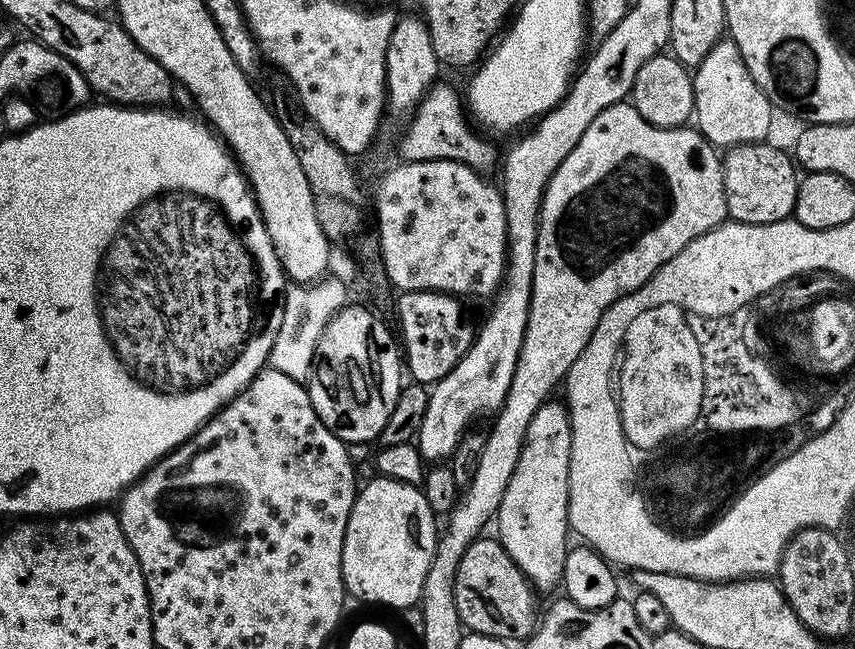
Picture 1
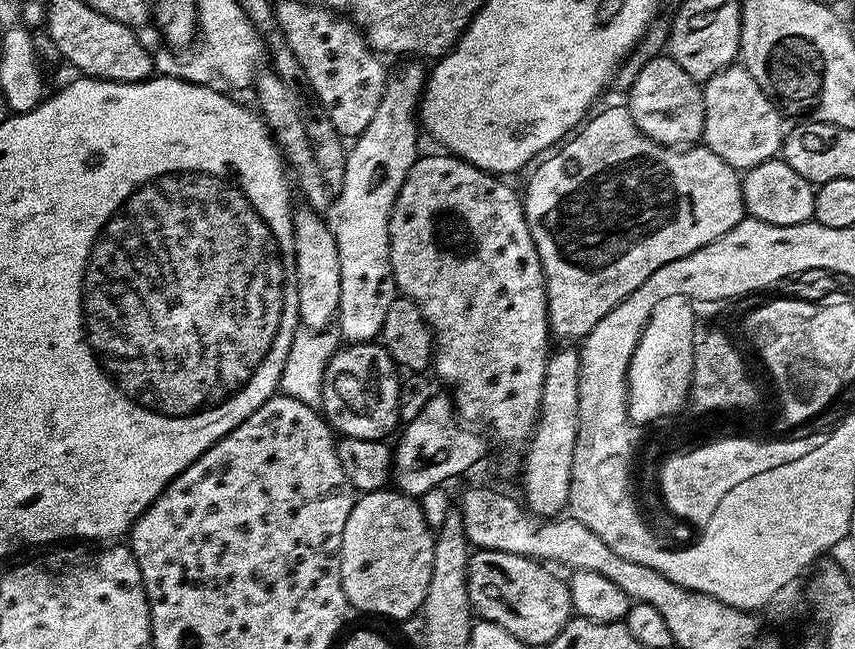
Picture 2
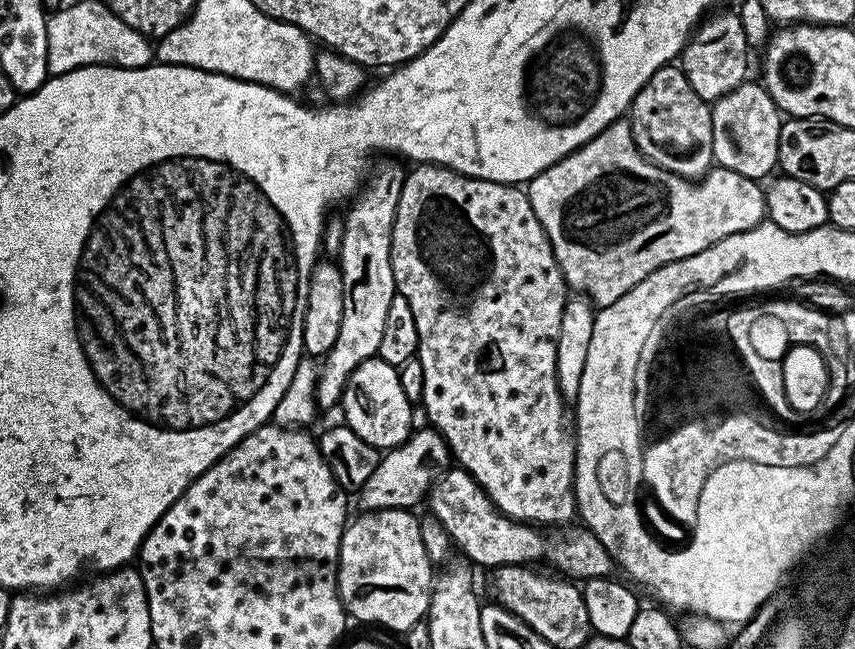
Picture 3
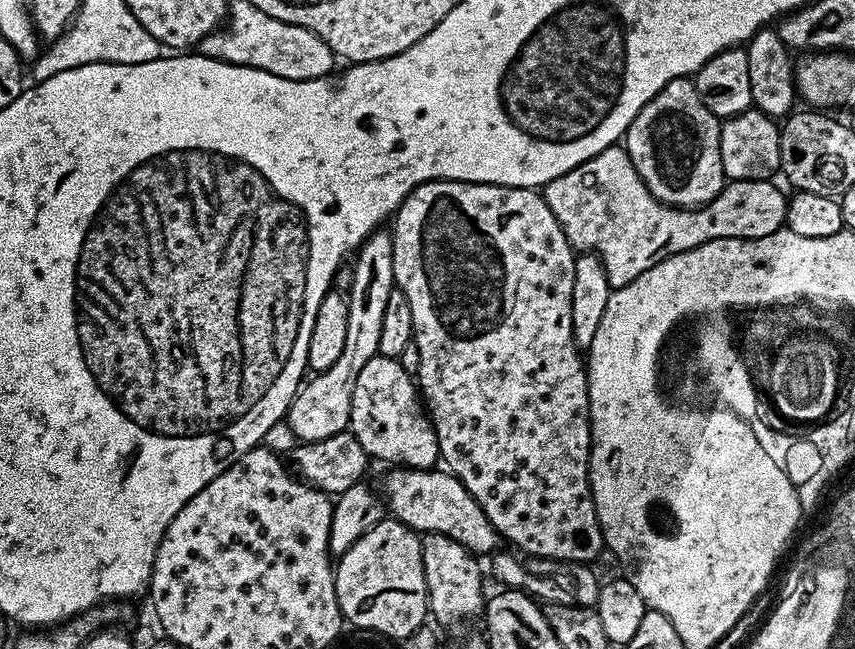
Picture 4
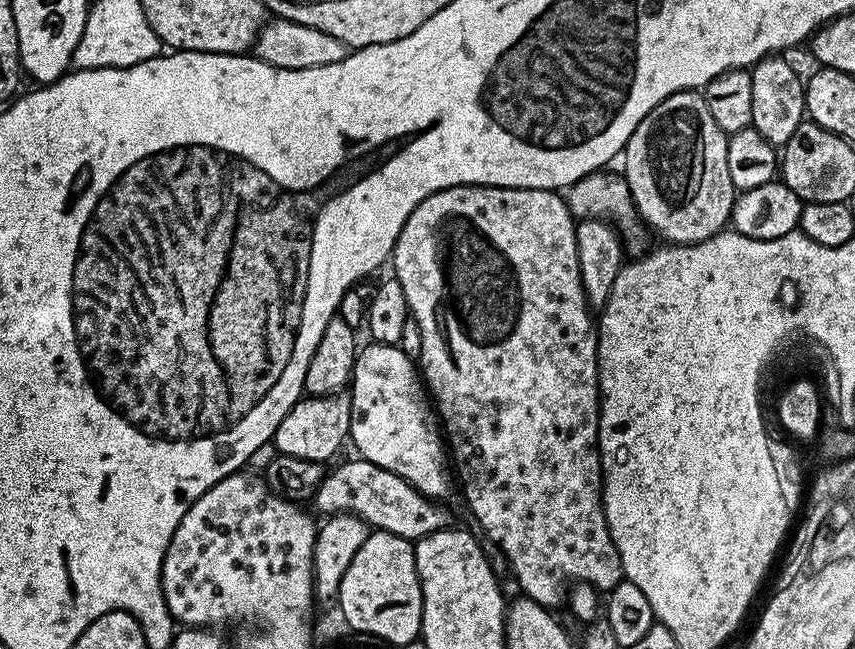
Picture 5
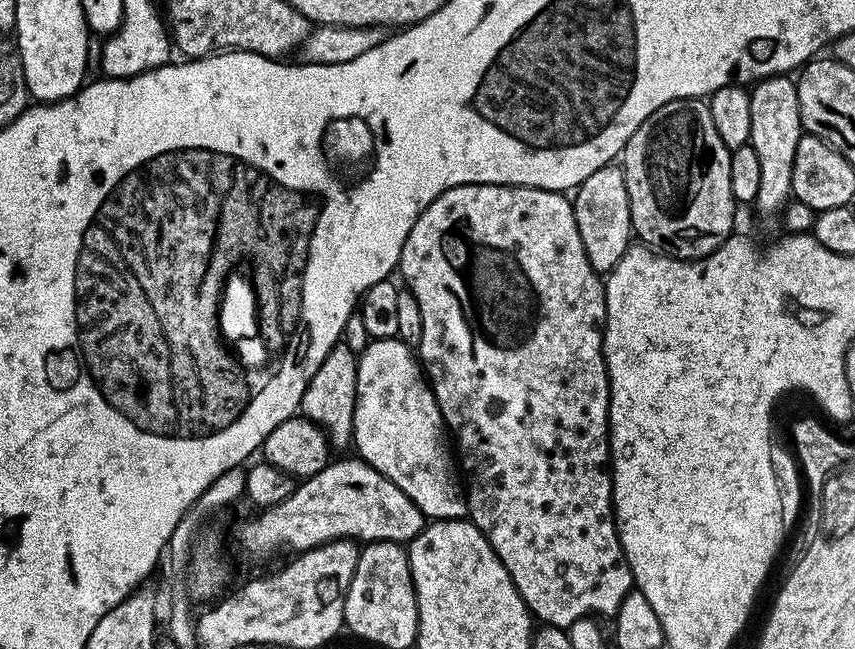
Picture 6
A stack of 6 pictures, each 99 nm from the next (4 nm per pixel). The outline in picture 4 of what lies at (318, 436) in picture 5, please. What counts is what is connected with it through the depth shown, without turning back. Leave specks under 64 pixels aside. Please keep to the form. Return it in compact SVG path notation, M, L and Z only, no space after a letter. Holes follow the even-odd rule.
M388 230L372 232L355 253L356 265L351 265L353 282L348 292L348 317L346 318L346 344L338 362L330 370L317 372L301 387L288 405L286 421L297 441L309 444L322 442L334 434L345 431L352 419L354 386L362 366L378 354L378 338L382 331L382 314L386 311L386 298L390 298L394 281L394 250L392 233Z

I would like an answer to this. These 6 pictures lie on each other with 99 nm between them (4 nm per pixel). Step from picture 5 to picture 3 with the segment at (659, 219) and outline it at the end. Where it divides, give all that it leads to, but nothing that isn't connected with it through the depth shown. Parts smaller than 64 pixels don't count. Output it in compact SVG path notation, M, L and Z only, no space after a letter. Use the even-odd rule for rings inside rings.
M675 63L660 68L638 90L630 109L632 137L638 150L659 168L679 176L699 178L714 166L712 158L712 110L694 94L684 69Z

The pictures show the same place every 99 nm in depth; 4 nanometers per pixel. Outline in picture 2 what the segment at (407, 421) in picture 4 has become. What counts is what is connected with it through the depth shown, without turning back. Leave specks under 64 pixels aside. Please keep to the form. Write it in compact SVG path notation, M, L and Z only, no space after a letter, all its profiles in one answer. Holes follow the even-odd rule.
M348 342L340 346L325 366L325 378L322 382L322 415L341 437L353 436L363 440L383 440L392 427L397 427L398 390L401 377L396 363L390 358L380 342Z

